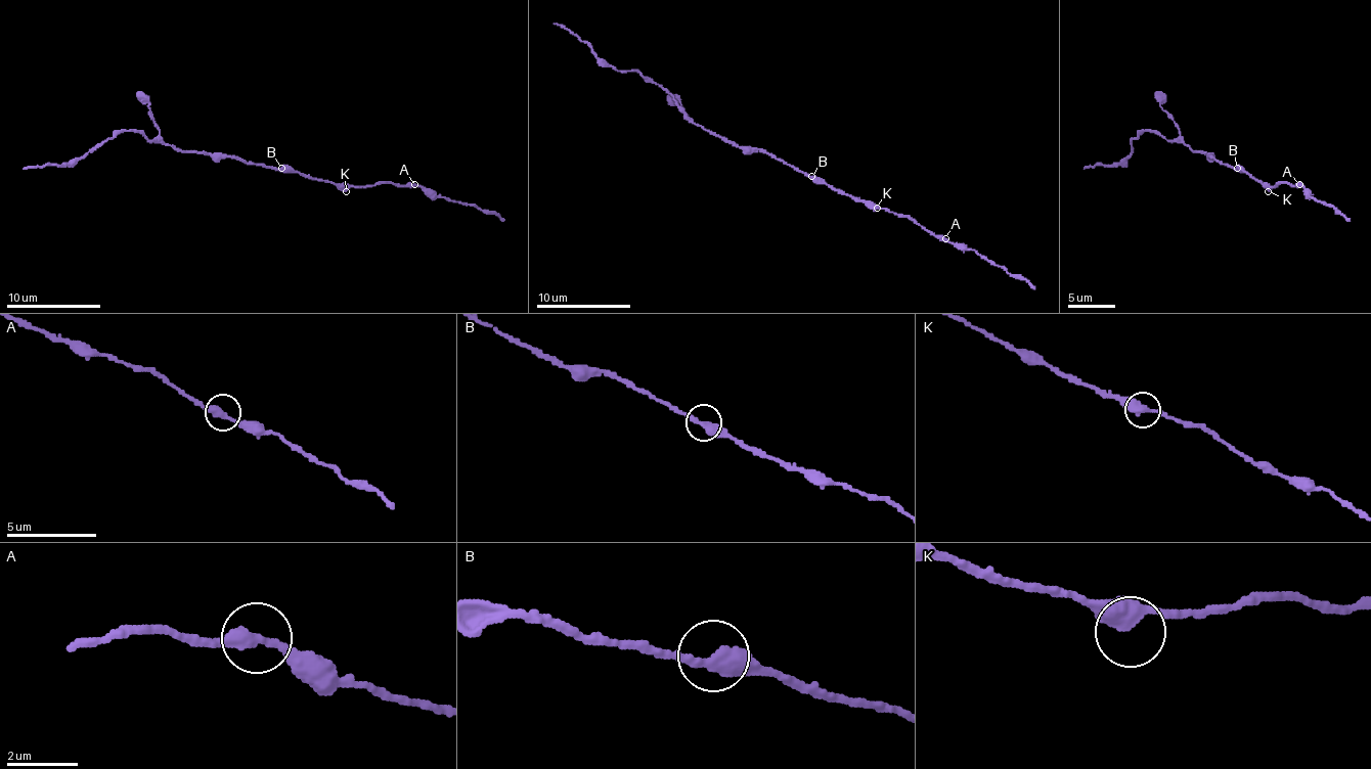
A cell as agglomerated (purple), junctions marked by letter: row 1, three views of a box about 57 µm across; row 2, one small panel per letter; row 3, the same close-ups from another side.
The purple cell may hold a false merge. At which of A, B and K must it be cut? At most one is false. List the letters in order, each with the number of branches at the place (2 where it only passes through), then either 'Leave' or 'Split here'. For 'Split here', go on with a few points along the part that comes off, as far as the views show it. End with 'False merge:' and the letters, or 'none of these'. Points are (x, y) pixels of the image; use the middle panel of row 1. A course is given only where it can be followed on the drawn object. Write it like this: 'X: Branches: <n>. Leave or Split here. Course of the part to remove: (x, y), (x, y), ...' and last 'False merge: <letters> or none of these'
A: Branches: 2. Leave
B: Branches: 2. Leave
K: Branches: 2. Leave
False merge: none of these

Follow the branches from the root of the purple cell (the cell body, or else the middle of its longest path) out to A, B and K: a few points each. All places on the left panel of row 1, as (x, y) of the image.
A: (256, 166), (292, 168), (315, 180), (351, 187), (382, 182), (414, 184)
B: (256, 166), (281, 168)
K: (256, 166), (292, 168), (315, 180), (334, 182), (346, 191)

